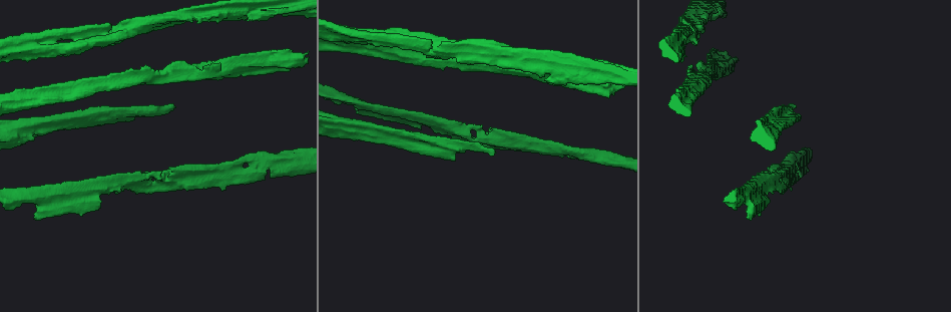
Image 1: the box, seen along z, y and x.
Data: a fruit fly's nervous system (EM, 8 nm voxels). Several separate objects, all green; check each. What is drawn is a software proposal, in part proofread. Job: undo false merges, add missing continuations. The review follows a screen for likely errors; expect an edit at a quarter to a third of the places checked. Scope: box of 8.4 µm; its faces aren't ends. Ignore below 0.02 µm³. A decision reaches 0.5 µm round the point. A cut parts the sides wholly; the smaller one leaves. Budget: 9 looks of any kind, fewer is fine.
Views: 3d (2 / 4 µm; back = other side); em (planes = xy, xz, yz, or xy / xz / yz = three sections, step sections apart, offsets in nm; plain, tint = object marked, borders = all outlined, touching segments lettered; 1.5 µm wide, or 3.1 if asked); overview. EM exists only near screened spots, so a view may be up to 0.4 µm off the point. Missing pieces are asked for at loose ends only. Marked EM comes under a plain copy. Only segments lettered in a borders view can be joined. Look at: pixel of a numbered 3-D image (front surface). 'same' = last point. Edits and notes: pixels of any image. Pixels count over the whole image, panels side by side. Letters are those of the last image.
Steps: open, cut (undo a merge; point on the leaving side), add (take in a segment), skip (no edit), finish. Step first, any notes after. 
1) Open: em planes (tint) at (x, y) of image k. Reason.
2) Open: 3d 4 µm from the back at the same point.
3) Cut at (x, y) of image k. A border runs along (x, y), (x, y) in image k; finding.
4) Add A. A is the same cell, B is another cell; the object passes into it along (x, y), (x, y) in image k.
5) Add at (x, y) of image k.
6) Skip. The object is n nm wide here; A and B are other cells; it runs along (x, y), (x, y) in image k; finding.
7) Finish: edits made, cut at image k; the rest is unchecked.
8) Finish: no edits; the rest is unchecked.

Open: 3d 2 µm at (113, 35) of image 1. Two arms at a narrow angle.

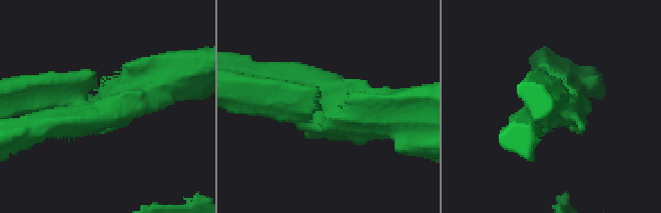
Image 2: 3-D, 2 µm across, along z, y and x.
Open: em yz step 4 (borders) at (331, 105) of image 2. 3 arms meet here; the arms are 280, 280, 280 nm wide.

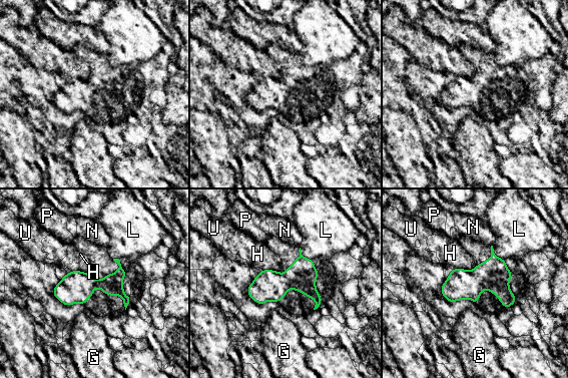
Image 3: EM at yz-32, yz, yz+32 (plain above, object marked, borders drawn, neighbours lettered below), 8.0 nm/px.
Skip. The object is 240 nm wide here; the longest contact is with H, 180 nm; G, H, L, N, P and U are other cells; all the same neuron.

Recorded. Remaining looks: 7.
Open: 3d 4 µm at (753, 207) of image 1. Closes a loop.

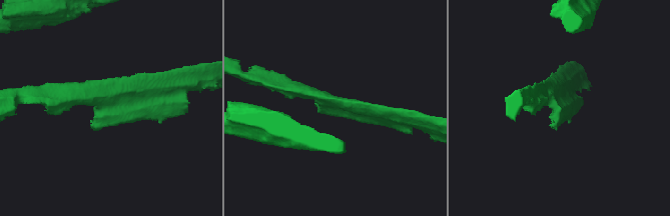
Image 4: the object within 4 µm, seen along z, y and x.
Open: em yz step 8 (tint) at (344, 115) of image 4. Need the tissue.

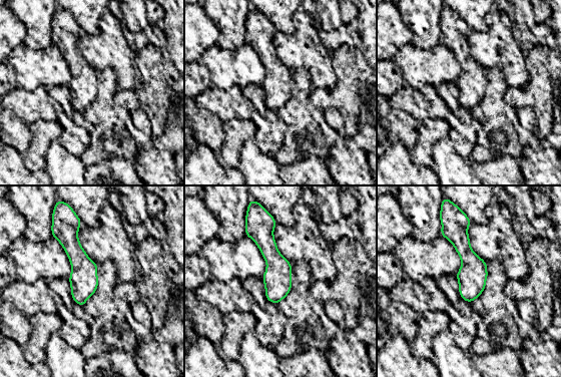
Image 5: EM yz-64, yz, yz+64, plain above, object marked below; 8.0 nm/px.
Open: em yz step 8 (borders) at the same point.

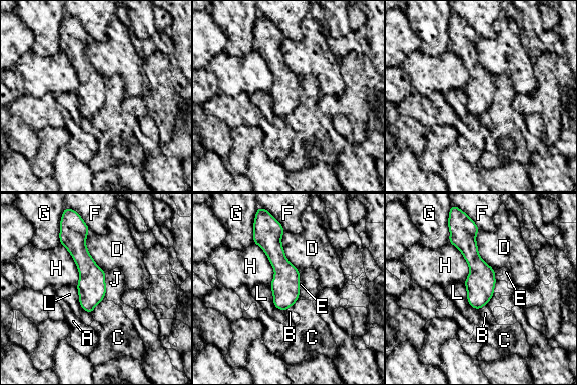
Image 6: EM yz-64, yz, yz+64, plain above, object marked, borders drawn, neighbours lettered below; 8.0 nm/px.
Skip. The object is 220 nm wide here; A, B, C, D, E, F, G, H, J and L are other cells; it runs along (85, 231), (90, 310) in image 6; all the same neuron.

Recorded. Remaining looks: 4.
Open: 3d 4 µm at (781, 191) of image 1. Branch stops here.

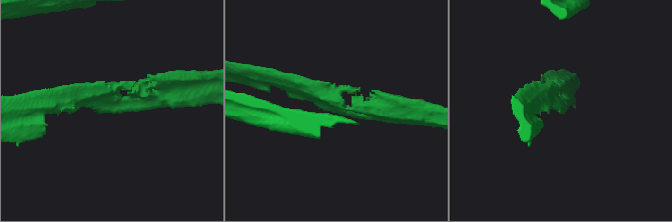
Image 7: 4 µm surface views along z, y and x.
Open: em planes (borders) at (99, 112) of image 7.

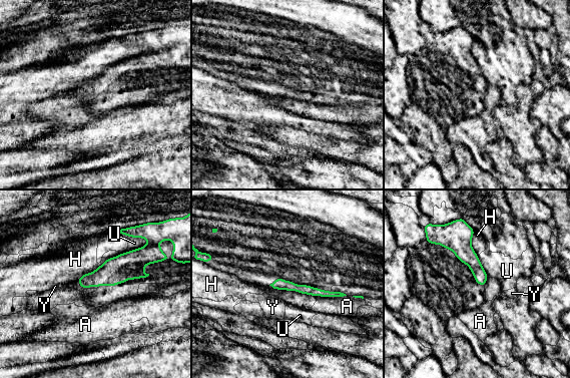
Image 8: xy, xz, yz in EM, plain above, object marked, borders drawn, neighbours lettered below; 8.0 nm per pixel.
Skip. A, H, U and Y are other cells; it runs along (274, 284), (333, 294) in image 8; no lettered segment goes on from it.

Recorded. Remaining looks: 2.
Open: 3d 4 µm from the back at (492, 154) of image 1. End of a long branch.

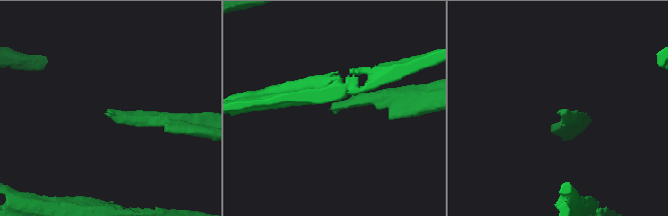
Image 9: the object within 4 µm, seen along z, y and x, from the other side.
Open: em yz step 4 (borders) at (108, 113) of image 9.

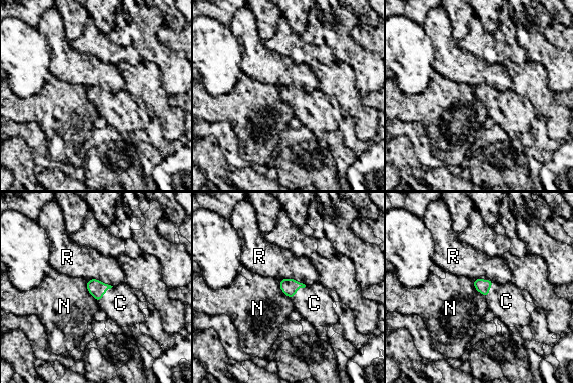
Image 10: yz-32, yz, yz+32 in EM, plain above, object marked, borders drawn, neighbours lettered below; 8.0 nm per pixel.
Add C. C is the same cell, N and R are other cells; the object passes into it along (95, 287), (105, 292), (120, 303) in image 10; the neuron continues.

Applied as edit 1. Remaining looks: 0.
Finish: edits made, add at image 10; the rest is unchecked.

